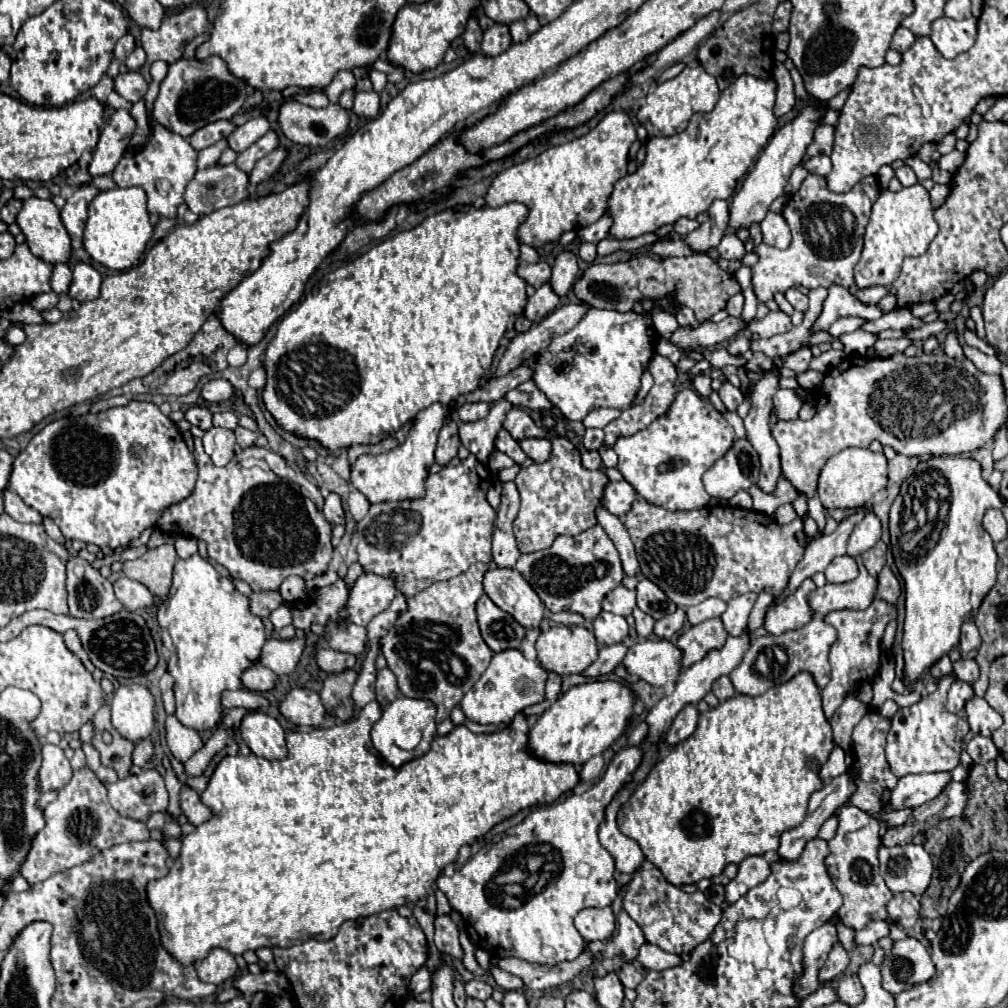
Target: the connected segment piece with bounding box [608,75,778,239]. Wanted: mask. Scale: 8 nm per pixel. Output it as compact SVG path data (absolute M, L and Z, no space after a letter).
M740 75L732 85L728 85L716 107L710 113L694 115L686 131L676 133L672 137L650 137L646 143L646 161L634 175L626 175L620 179L610 195L610 213L614 217L614 225L610 235L614 239L632 239L644 233L654 233L658 227L676 223L680 217L694 219L698 213L708 211L712 201L728 199L734 195L738 181L746 175L750 165L756 161L758 153L764 149L768 139L774 135L778 119L774 115L776 101L776 81L760 79L754 75Z

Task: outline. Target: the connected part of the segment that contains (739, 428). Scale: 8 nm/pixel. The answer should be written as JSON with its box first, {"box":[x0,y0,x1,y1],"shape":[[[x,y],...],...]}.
{"box":[723,411,746,438],"shape":[[[726,411],[723,416],[734,428],[736,437],[744,438],[746,435],[746,430],[744,427],[743,419],[741,419],[736,412],[730,411]]]}

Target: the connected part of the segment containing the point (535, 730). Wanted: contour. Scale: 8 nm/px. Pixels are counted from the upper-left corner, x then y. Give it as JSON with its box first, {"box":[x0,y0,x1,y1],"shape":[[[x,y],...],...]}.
{"box":[528,681,634,765],"shape":[[[592,681],[572,687],[546,709],[528,733],[528,751],[548,763],[584,765],[590,757],[604,753],[626,729],[632,715],[634,695],[630,687],[616,681]]]}

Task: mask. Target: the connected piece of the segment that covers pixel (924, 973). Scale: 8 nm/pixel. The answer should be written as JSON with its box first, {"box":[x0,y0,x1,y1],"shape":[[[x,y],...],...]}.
{"box":[882,937,934,995],"shape":[[[906,937],[896,941],[892,951],[882,963],[882,987],[892,995],[910,989],[916,983],[924,983],[934,975],[934,963],[928,949],[916,939]]]}

